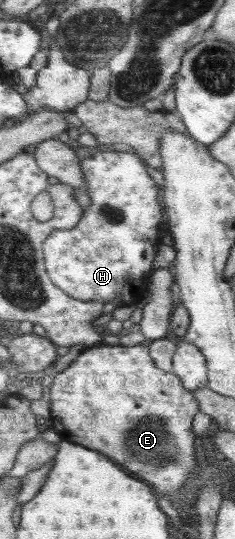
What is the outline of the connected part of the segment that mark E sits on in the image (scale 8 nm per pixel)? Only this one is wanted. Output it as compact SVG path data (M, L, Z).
M104 344L88 347L81 352L79 357L67 369L55 374L53 384L51 385L50 418L52 428L59 434L62 441L79 444L83 447L99 451L103 455L107 455L115 463L127 467L131 473L135 473L141 479L145 479L147 483L151 483L151 487L155 487L161 495L165 495L168 499L172 499L174 494L180 493L188 479L188 475L193 471L193 467L195 467L195 434L192 431L192 422L197 412L199 412L197 401L193 398L192 393L183 387L179 377L173 372L165 372L161 369L157 370L157 367L155 367L151 360L148 347L143 347L140 344L135 345L135 347L123 347L121 344L114 347Z

